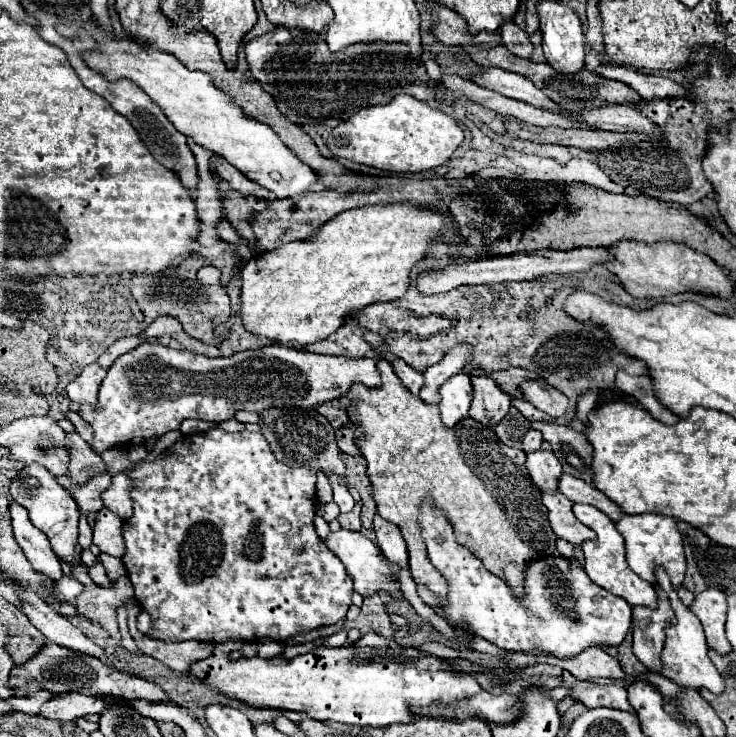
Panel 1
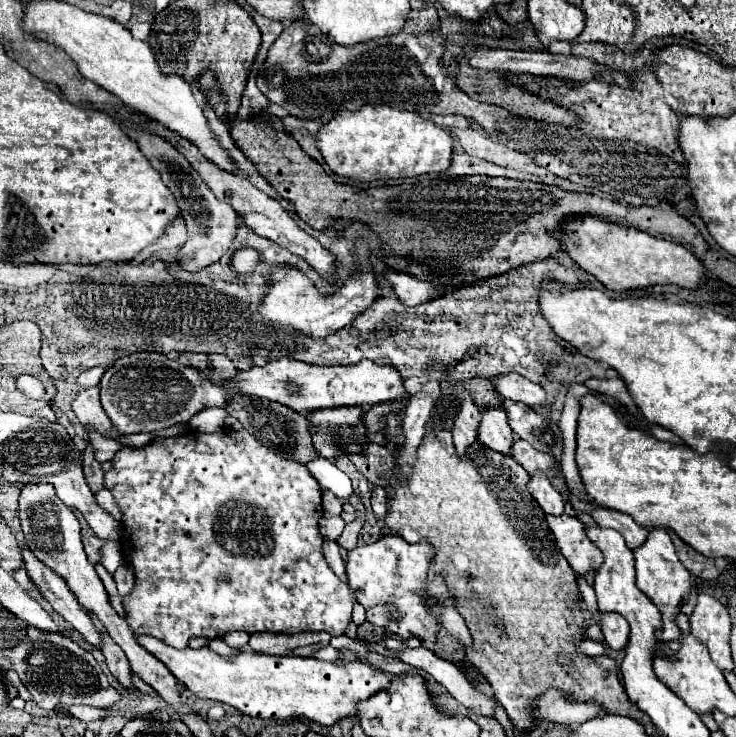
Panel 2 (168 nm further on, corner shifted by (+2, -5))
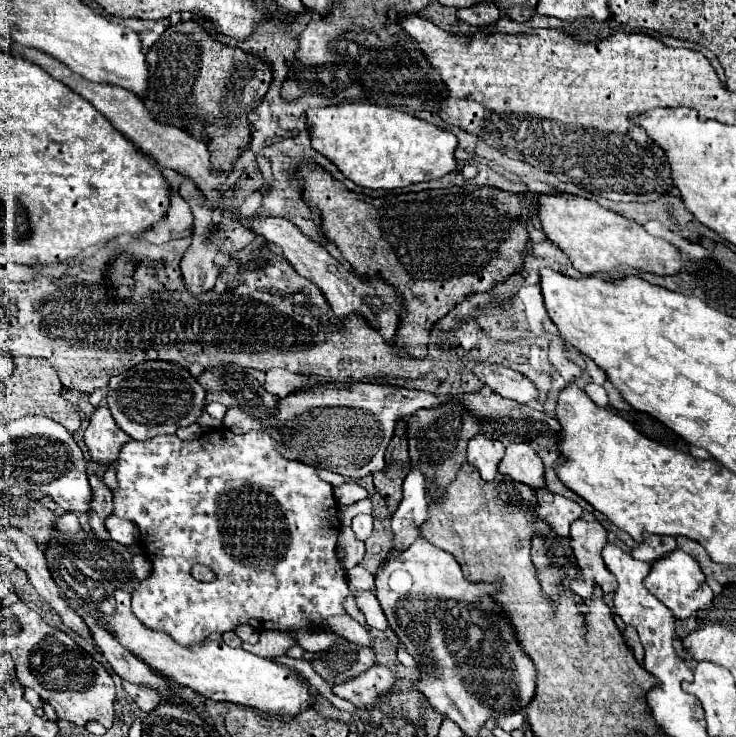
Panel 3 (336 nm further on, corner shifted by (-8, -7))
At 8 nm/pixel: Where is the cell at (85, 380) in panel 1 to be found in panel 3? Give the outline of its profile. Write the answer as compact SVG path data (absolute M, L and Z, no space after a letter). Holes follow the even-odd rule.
M102 401L102 405L96 407L96 411L92 413L90 425L84 433L84 443L90 449L92 461L98 461L100 465L108 465L116 461L122 445L126 445L128 441L130 435L126 435L116 425L106 401Z

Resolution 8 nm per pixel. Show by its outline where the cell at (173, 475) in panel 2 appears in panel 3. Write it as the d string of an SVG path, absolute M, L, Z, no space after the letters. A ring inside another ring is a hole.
M212 429L206 431L204 437L194 439L194 441L182 441L176 435L164 435L164 437L154 437L148 441L130 441L122 447L118 455L118 489L114 489L114 515L120 519L128 519L138 525L140 529L140 549L142 555L146 555L152 563L152 573L132 593L132 611L134 615L142 621L144 627L154 629L154 631L164 631L168 633L176 643L182 647L194 645L204 641L210 633L226 633L234 631L238 625L250 625L256 631L300 631L300 629L318 629L318 631L330 631L328 619L336 615L346 615L344 601L350 595L350 587L346 581L346 571L340 565L340 559L336 557L336 539L342 529L338 521L338 503L334 499L332 487L324 483L318 475L316 469L302 463L302 461L292 461L282 457L278 451L278 443L264 431L250 431L244 435L236 435L228 429ZM202 563L208 565L214 573L216 579L210 583L196 581L190 575L192 565Z

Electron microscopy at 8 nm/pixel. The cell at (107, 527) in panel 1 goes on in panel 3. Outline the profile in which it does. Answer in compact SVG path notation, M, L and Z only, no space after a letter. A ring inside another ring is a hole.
M118 589L116 591L116 613L104 615L98 613L104 619L108 629L114 633L114 637L136 657L140 657L148 667L156 669L158 673L174 679L180 685L186 685L194 689L196 693L214 699L214 701L232 701L240 703L252 709L258 709L262 713L274 713L274 715L298 715L306 709L310 709L316 701L316 695L310 691L308 681L292 667L278 663L276 659L264 659L258 655L252 655L244 651L242 647L230 647L224 641L212 641L204 645L190 645L180 647L170 639L170 635L162 631L150 631L148 627L142 627L138 617L130 609L130 593Z

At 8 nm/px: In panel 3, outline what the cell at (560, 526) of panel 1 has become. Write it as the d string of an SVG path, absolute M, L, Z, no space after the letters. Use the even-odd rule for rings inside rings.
M576 519L570 525L570 541L580 569L580 579L574 581L574 591L582 599L590 599L594 583L602 587L604 593L612 593L616 587L616 577L608 571L602 561L602 547L606 545L606 529L598 521Z

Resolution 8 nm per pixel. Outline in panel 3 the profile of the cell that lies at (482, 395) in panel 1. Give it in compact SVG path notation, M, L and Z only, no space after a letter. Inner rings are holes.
M522 441L510 443L498 465L498 471L510 475L516 481L530 485L532 489L544 487L542 461L538 459L536 451L528 443L522 443Z

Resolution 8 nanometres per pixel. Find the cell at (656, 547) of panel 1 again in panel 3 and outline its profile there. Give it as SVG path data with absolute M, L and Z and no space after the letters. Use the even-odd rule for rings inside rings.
M674 549L670 551L668 555L656 559L652 565L650 565L650 573L648 577L644 579L644 587L648 591L652 591L652 595L662 601L668 609L674 611L676 619L688 619L692 617L696 611L700 609L706 609L712 605L712 591L706 583L706 577L702 573L702 569L698 567L698 563L688 555L684 553L682 549Z

